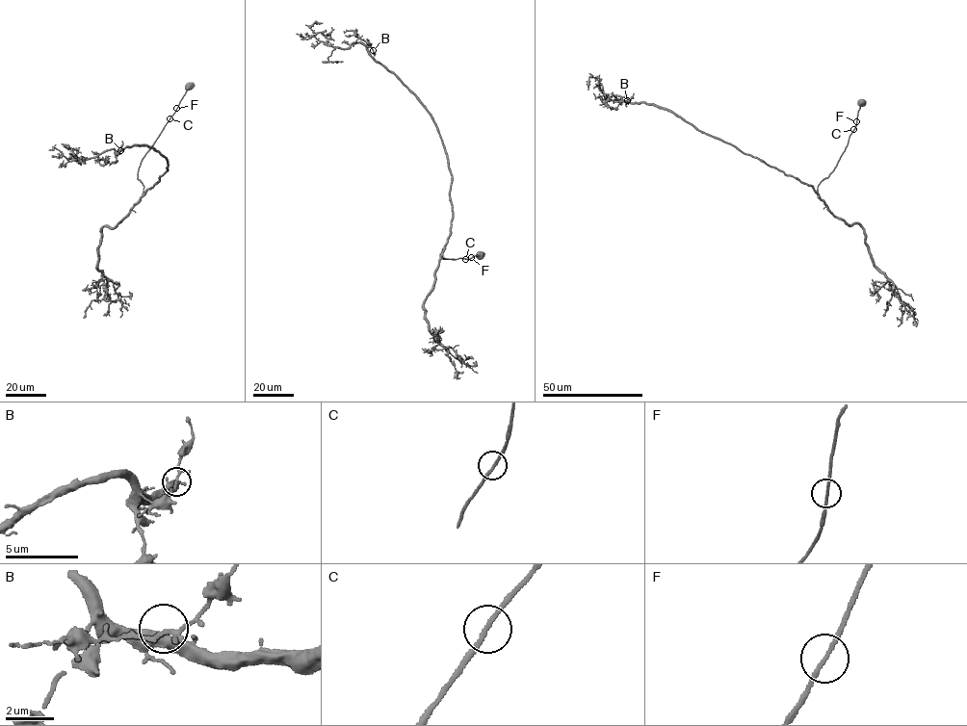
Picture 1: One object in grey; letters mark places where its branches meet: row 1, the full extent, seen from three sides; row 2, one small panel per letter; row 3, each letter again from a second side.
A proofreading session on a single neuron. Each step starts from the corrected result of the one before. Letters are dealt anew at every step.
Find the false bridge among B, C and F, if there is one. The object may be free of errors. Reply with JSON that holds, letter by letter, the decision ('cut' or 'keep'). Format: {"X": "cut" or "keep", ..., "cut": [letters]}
{"B": "keep", "C": "keep", "F": "keep", "cut": []}

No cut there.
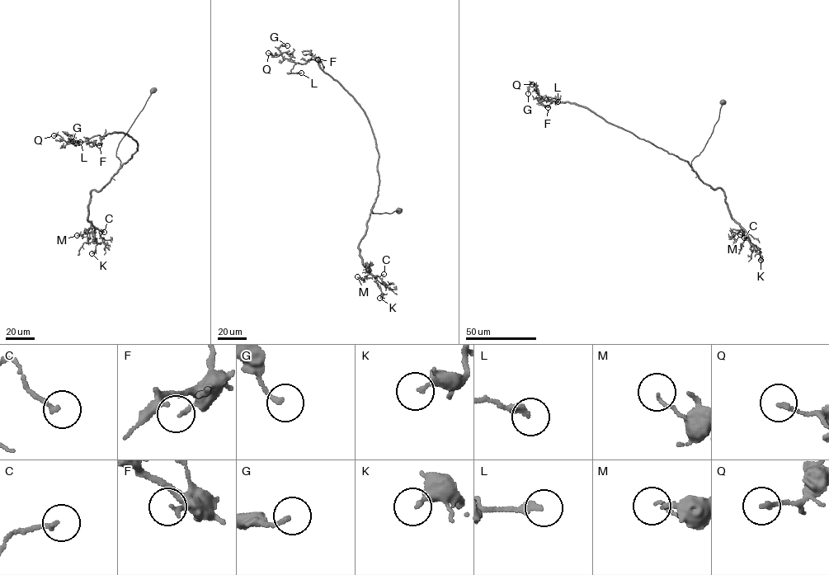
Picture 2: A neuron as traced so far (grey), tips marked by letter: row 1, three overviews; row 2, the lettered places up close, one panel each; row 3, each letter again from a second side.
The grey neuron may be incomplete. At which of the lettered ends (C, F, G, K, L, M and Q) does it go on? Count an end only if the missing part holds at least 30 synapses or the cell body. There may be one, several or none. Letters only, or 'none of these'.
none of these

